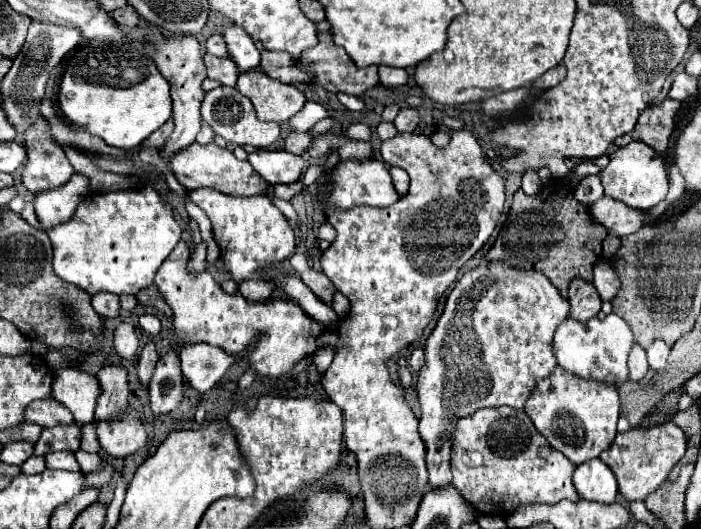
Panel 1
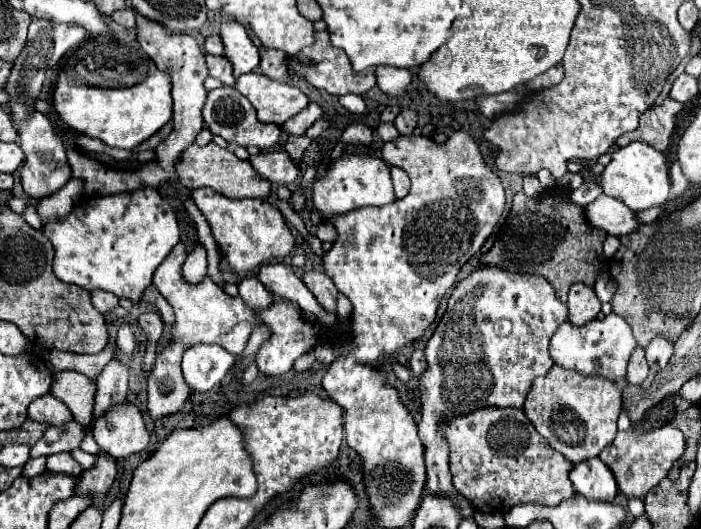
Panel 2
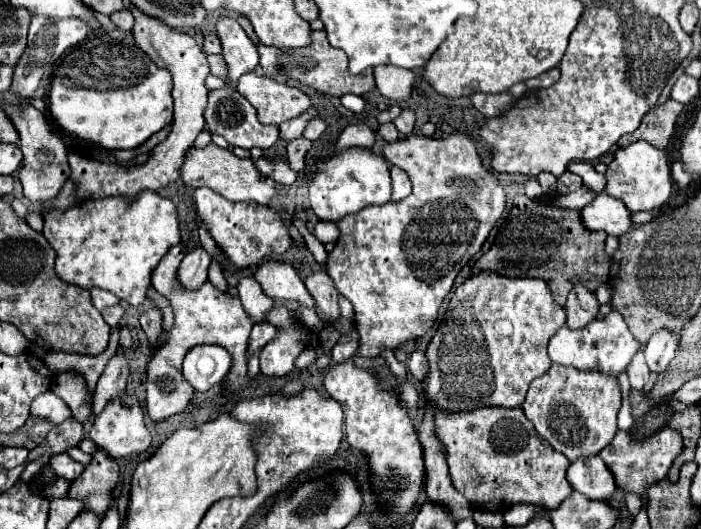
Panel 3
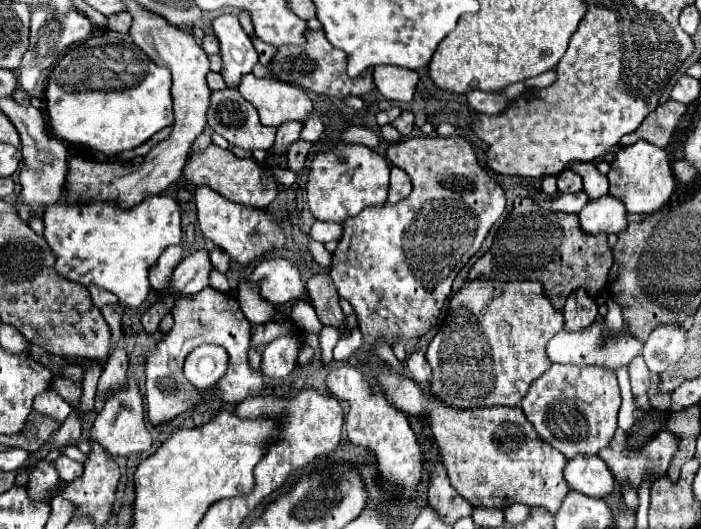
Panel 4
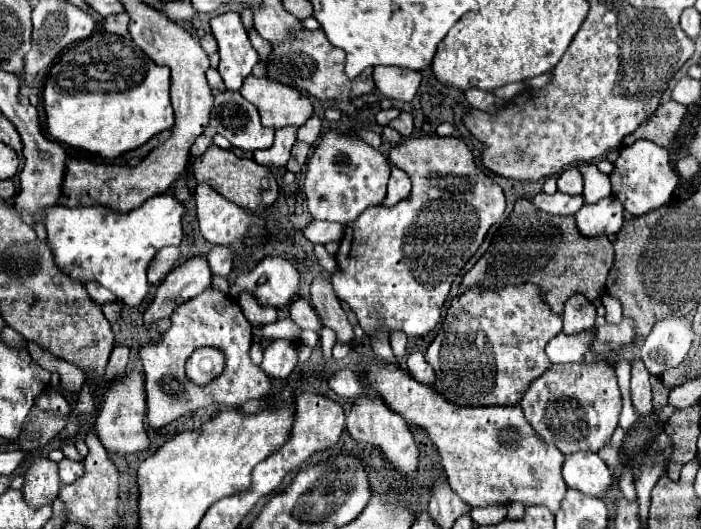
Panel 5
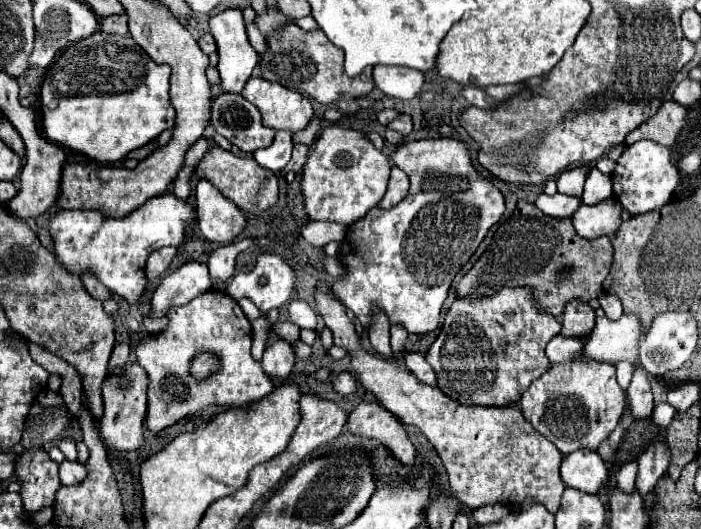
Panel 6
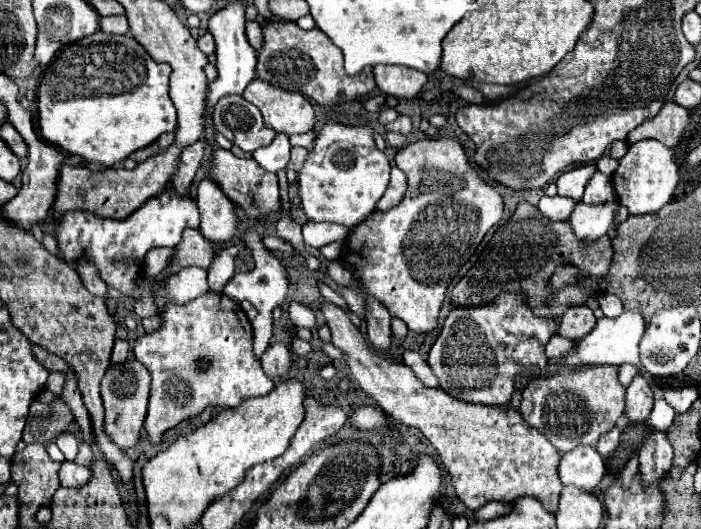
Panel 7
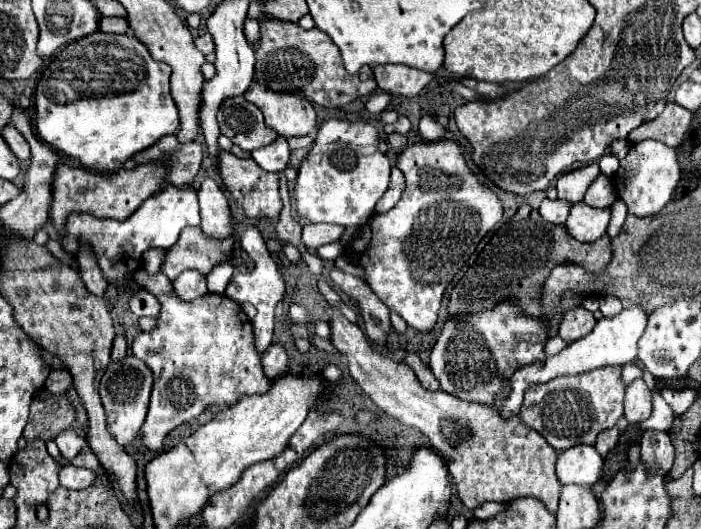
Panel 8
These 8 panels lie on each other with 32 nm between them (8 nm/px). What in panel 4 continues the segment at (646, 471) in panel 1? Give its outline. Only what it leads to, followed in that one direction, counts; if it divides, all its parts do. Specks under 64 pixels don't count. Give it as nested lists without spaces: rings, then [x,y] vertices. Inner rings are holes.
[[[618,428],[616,434],[614,434],[614,438],[612,438],[612,442],[610,442],[604,450],[600,450],[598,456],[606,462],[606,466],[610,468],[610,472],[614,474],[614,478],[616,478],[616,482],[618,482],[620,486],[622,486],[622,484],[628,484],[628,486],[632,486],[634,490],[638,490],[644,480],[648,480],[648,478],[658,480],[658,478],[666,476],[668,466],[670,466],[674,454],[678,452],[678,448],[680,448],[680,438],[676,438],[676,434],[672,434],[670,430],[662,430],[660,434],[656,434],[654,438],[650,438],[650,440],[648,440],[644,446],[640,446],[640,448],[632,448],[632,446],[628,444],[626,432]]]

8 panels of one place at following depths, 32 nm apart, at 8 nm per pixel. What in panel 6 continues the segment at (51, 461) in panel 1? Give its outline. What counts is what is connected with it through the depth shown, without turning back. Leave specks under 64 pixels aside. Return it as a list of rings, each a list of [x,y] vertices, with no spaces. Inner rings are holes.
[[[64,460],[60,464],[60,482],[64,486],[70,486],[70,484],[76,484],[84,478],[86,470],[84,470],[84,464],[80,462],[70,462],[70,460]]]

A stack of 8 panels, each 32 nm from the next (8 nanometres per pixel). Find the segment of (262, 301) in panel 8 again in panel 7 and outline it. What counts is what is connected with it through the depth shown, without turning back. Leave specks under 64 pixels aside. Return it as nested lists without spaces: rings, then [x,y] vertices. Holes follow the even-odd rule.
[[[248,232],[244,236],[244,240],[248,242],[248,246],[252,248],[252,256],[254,256],[254,262],[256,262],[256,268],[252,272],[240,272],[236,274],[226,286],[224,286],[224,294],[228,294],[232,300],[236,302],[242,302],[242,300],[248,300],[256,306],[258,310],[258,316],[252,320],[252,328],[254,328],[254,356],[260,358],[264,354],[264,350],[268,348],[270,344],[270,338],[272,338],[272,324],[270,324],[270,312],[278,306],[282,306],[288,298],[288,290],[290,290],[290,274],[288,274],[288,268],[282,264],[280,258],[276,258],[272,252],[268,252],[262,242],[260,242],[260,236],[256,232]]]

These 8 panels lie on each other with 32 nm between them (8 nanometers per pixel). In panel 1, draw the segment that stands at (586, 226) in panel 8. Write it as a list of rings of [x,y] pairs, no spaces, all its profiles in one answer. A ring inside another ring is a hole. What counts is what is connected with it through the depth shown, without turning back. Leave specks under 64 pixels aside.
[[[608,196],[600,198],[600,202],[590,204],[590,212],[594,214],[596,222],[604,224],[610,234],[614,236],[628,236],[648,224],[648,212],[628,208],[622,202],[616,202]]]

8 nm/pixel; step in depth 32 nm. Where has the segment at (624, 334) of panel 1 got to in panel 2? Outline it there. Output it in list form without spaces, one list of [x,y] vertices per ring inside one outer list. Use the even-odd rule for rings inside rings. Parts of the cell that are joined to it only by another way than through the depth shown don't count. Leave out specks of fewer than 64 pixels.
[[[612,312],[602,320],[594,318],[582,326],[576,326],[576,324],[566,320],[556,330],[556,334],[552,336],[550,354],[552,354],[556,364],[560,364],[568,370],[574,370],[582,376],[594,376],[596,374],[596,376],[602,376],[602,378],[612,380],[612,382],[622,382],[622,380],[626,380],[628,358],[636,346],[638,344],[634,340],[632,330],[626,324],[626,320]]]

